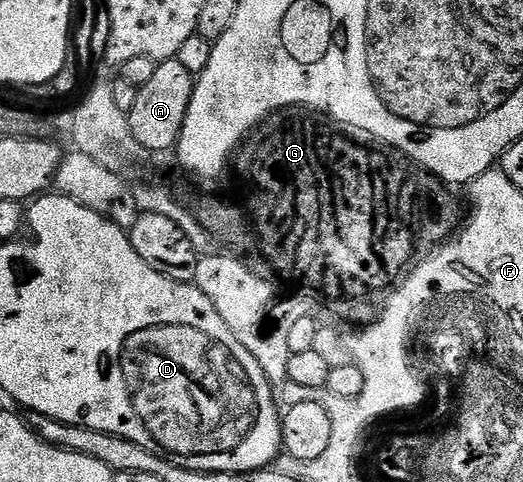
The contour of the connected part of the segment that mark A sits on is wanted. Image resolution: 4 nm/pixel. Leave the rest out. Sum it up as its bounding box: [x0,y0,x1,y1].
[129,58,196,151]

